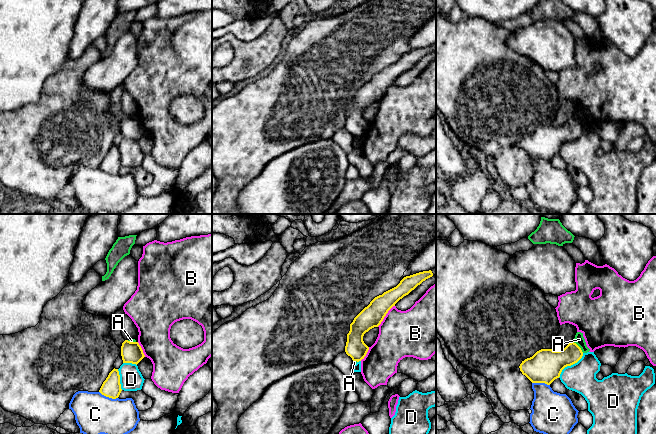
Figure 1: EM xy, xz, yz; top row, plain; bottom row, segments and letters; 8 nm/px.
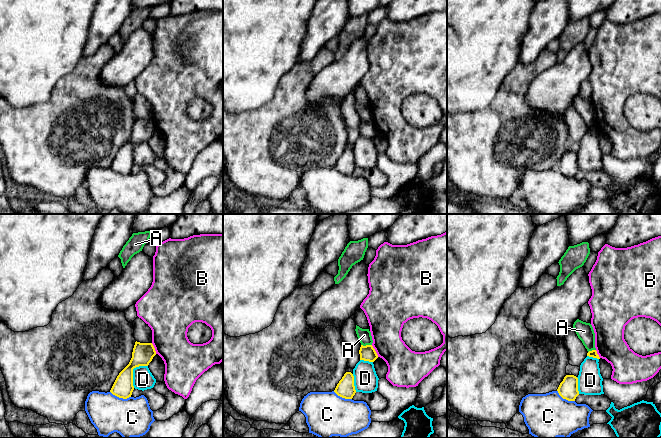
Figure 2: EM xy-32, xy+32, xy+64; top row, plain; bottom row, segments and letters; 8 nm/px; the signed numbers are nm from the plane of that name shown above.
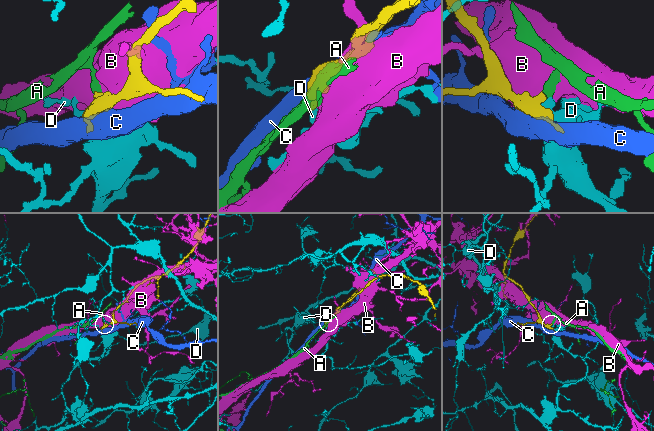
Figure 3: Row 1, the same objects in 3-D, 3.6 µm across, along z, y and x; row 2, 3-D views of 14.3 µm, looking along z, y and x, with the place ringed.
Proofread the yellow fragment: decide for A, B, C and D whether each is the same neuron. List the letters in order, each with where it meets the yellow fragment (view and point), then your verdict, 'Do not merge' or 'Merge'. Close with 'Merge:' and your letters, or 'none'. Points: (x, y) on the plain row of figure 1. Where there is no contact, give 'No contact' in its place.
A: Touches yellow at yz (579, 123). Do not merge
B: Touches yellow at xz (385, 91). Do not merge
C: Touches yellow at xy (108, 172). Do not merge
D: Touches yellow at yz (570, 141). Do not merge
Merge: none

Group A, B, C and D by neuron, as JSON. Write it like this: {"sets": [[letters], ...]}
{"sets": [["A"], ["B"], ["C"], ["D"]]}

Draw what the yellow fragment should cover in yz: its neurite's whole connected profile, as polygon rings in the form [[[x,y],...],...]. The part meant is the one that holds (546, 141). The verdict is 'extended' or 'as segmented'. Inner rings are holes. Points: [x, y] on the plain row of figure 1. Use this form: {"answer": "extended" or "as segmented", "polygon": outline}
{"answer": "as segmented", "polygon": [[[574,118],[560,127],[541,125],[532,133],[525,135],[519,144],[532,159],[550,161],[560,153],[562,146],[577,139],[583,132],[581,124]]]}

